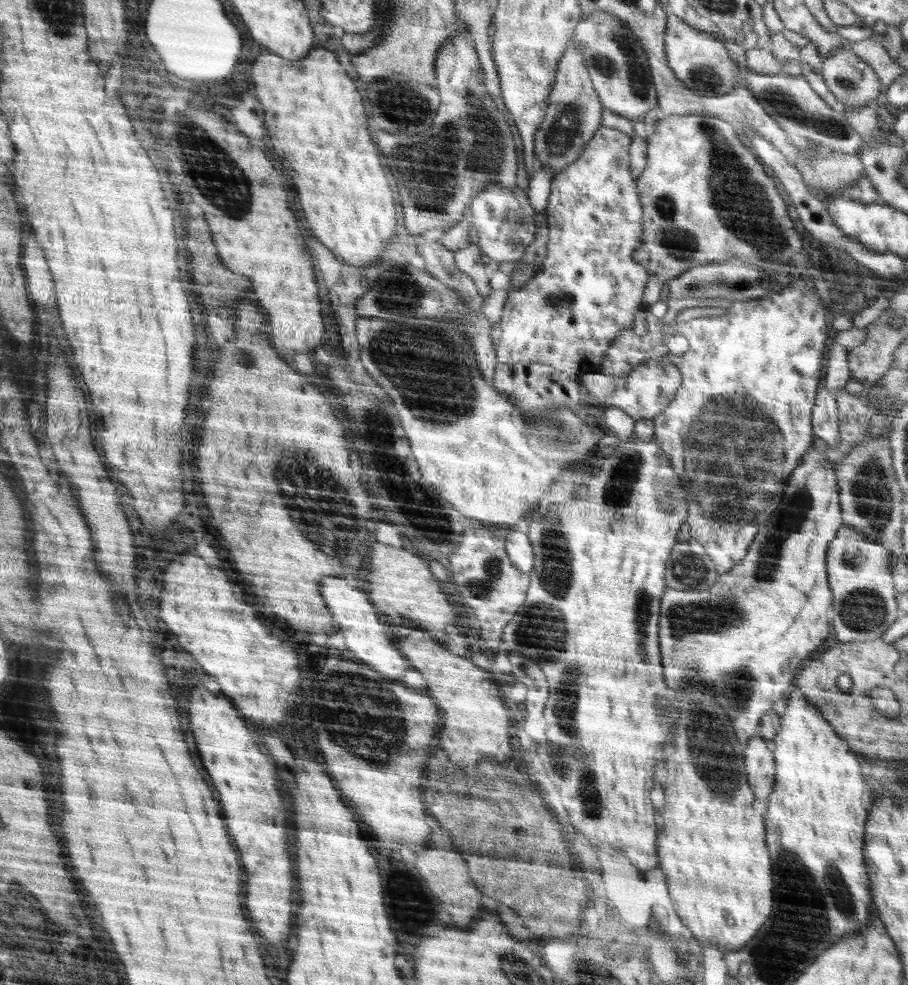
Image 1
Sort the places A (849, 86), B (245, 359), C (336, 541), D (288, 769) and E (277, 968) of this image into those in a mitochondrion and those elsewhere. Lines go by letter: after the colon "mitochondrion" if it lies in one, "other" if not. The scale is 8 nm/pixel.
A: mitochondrion
B: mitochondrion
C: mitochondrion
D: other
E: other

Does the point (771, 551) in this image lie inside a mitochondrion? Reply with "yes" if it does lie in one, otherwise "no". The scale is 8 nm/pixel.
yes

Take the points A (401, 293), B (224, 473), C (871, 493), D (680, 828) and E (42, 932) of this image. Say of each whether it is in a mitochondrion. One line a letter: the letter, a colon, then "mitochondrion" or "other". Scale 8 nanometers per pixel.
A: mitochondrion
B: other
C: mitochondrion
D: other
E: mitochondrion

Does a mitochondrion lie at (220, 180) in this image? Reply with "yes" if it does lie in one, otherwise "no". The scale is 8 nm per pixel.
yes

